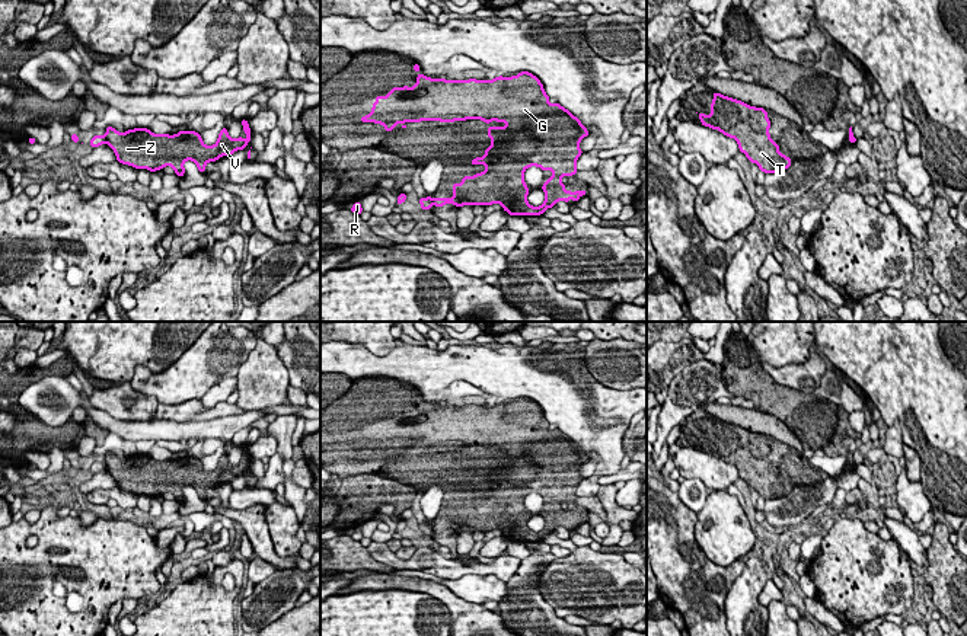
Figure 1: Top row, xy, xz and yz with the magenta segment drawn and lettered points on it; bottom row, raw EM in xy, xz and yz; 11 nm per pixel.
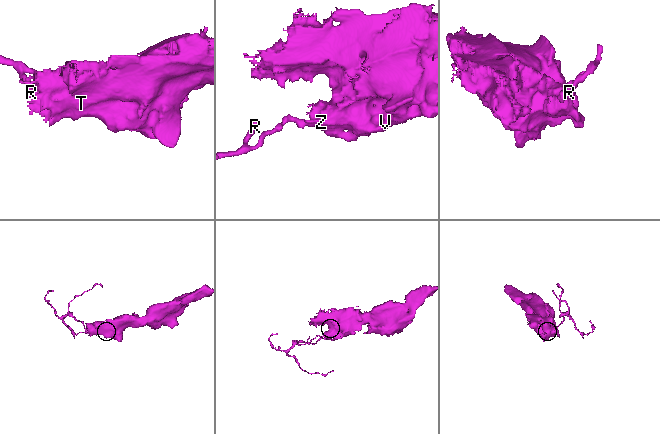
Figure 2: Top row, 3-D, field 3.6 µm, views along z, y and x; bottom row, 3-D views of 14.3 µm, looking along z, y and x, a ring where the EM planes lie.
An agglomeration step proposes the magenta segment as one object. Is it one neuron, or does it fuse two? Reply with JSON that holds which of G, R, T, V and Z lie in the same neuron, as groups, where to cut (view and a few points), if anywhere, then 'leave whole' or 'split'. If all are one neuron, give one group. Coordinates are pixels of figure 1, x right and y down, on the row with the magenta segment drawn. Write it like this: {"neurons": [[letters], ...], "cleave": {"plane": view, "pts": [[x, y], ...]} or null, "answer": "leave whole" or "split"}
{"neurons": [["G", "T", "V", "Z"], ["R"]], "cleave": {"plane": "xy", "pts": [[104, 136], [107, 141]]}, "answer": "split"}

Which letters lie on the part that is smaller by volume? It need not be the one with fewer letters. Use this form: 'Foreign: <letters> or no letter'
Foreign: R

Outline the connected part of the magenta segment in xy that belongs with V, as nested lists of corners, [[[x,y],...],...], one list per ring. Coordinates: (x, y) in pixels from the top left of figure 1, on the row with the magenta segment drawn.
[[[242,118],[246,137],[232,138],[227,128],[218,134],[214,146],[205,146],[197,131],[179,131],[178,134],[154,134],[149,128],[134,128],[119,132],[111,125],[106,127],[105,140],[114,150],[117,160],[135,169],[150,172],[170,166],[182,178],[183,163],[192,160],[198,170],[204,173],[208,162],[217,162],[223,156],[230,156],[237,150],[245,150],[250,143],[249,122]]]

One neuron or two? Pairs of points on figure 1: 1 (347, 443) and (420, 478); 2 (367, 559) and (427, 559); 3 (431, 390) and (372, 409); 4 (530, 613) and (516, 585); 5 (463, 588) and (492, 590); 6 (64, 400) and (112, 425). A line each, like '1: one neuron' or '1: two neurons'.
1: one neuron
2: two neurons
3: two neurons
4: one neuron
5: one neuron
6: one neuron

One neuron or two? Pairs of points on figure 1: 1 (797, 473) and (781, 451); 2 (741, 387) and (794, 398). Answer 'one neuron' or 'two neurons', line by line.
1: one neuron
2: one neuron

